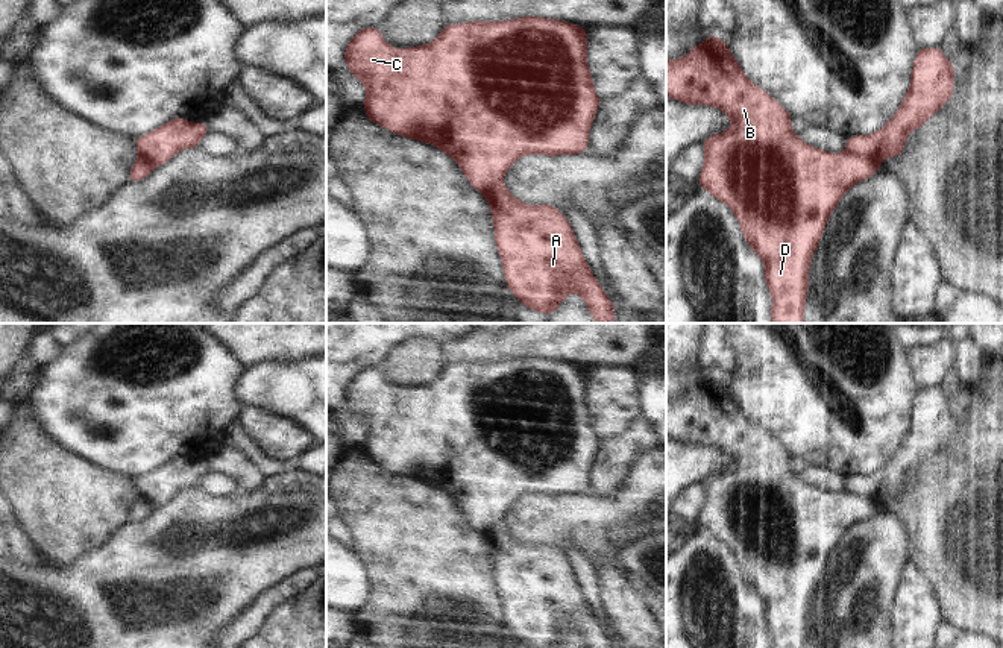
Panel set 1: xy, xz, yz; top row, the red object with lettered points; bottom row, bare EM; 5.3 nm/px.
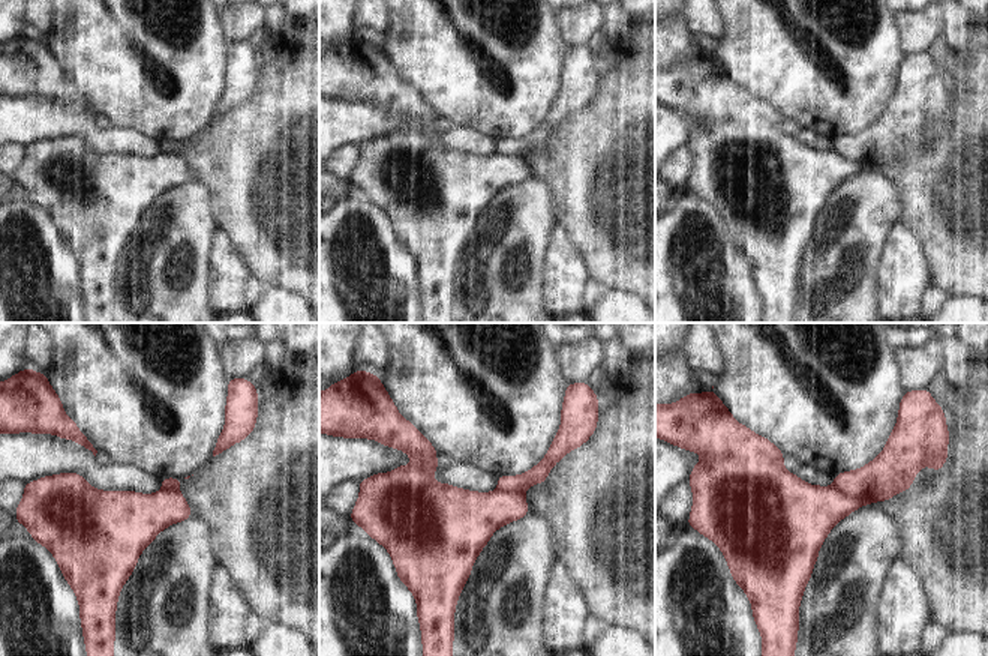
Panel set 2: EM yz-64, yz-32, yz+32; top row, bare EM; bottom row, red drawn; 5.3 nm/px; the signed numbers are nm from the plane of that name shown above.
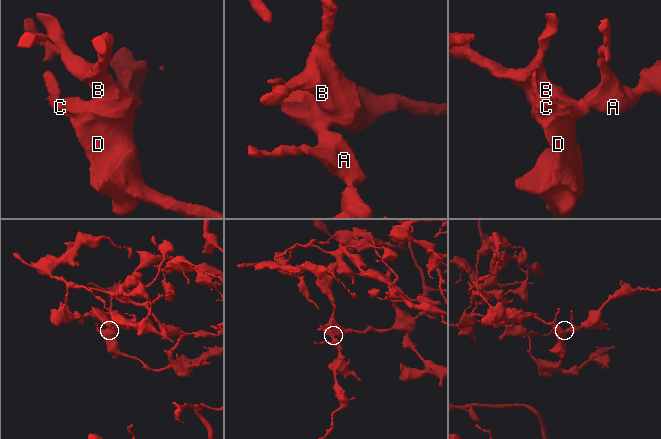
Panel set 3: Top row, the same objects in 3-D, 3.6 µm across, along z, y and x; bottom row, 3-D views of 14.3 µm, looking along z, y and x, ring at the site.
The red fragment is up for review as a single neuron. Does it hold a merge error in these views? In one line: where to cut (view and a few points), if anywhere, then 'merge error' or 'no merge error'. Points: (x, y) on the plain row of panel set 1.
cut in yz along (847, 489), (855, 495), (870, 498), (879, 506); merge error

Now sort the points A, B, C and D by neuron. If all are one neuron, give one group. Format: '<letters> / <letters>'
A / B C D

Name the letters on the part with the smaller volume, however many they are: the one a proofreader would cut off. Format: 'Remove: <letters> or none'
Remove: A

